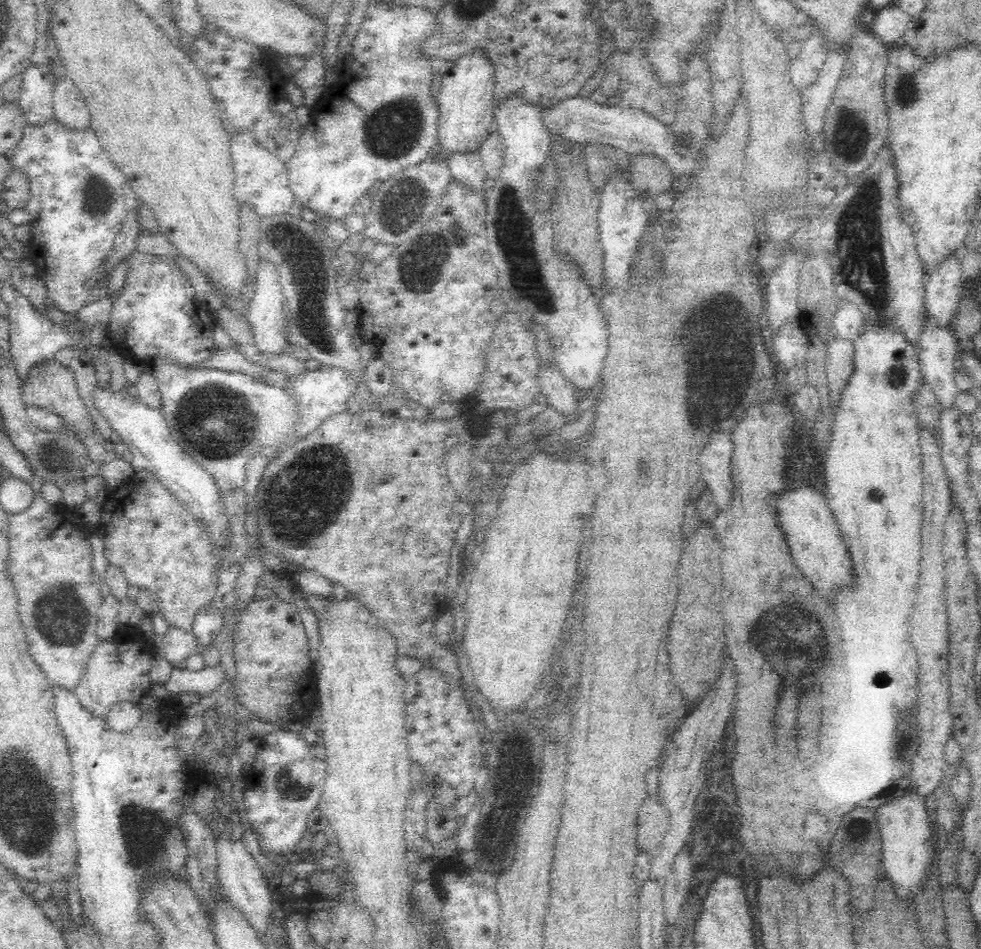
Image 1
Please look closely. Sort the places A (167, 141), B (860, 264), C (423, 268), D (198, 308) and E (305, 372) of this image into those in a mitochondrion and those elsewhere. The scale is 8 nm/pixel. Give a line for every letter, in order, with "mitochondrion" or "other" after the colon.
A: other
B: mitochondrion
C: mitochondrion
D: other
E: other

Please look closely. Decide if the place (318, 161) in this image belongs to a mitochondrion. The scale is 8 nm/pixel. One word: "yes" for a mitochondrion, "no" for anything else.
no

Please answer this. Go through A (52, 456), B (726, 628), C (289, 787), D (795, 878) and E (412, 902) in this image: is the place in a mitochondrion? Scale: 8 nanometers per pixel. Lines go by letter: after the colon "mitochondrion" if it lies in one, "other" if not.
A: mitochondrion
B: other
C: mitochondrion
D: other
E: other

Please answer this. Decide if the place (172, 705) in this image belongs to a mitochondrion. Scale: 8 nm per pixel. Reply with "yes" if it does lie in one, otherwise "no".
no

